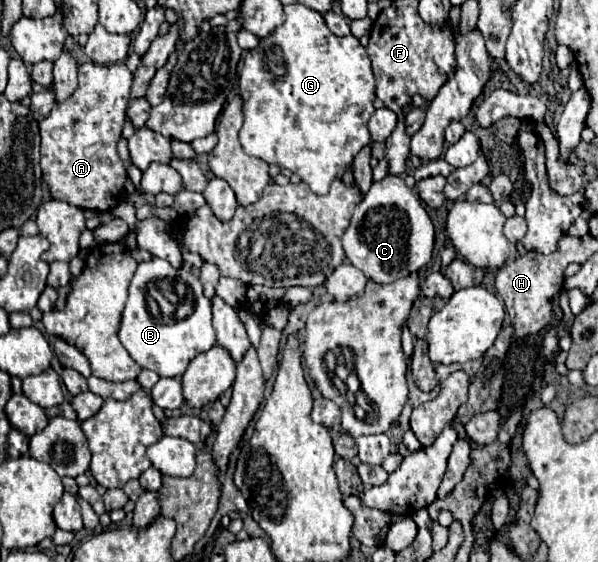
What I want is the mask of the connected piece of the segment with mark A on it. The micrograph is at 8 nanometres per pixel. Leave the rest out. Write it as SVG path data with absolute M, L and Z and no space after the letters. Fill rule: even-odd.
M85 62L79 66L79 86L73 92L73 96L65 102L55 104L51 114L39 122L43 180L49 184L51 196L55 200L63 200L77 208L97 210L97 212L111 212L123 200L125 196L123 186L127 180L127 172L117 154L117 142L121 138L121 130L125 124L131 78L133 74L125 66L125 62L107 64L107 66Z

